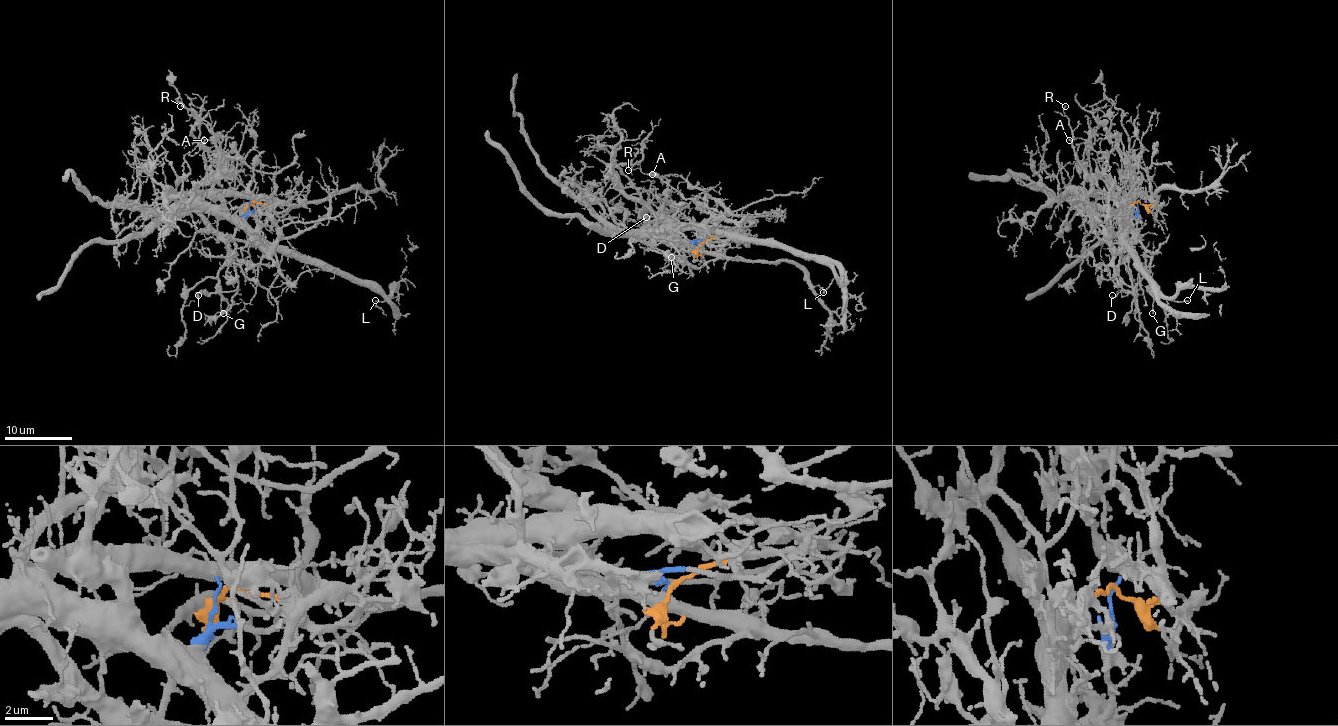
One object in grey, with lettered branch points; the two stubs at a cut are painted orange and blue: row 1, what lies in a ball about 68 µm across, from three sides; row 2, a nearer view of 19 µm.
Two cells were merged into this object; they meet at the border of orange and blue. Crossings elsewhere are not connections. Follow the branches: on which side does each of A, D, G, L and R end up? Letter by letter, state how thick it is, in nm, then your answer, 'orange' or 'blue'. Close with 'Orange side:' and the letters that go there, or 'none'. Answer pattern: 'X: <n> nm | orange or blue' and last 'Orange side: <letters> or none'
A: 110 nm | orange
D: 100 nm | blue
G: 120 nm | blue
L: 120 nm | orange
R: 110 nm | orange
Orange side: A, L, R

